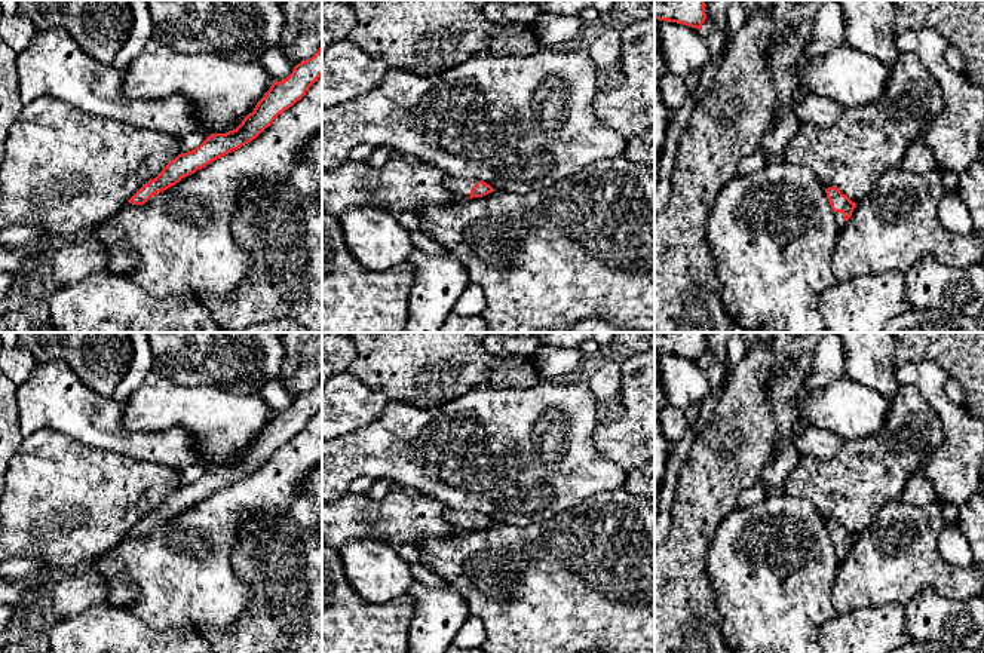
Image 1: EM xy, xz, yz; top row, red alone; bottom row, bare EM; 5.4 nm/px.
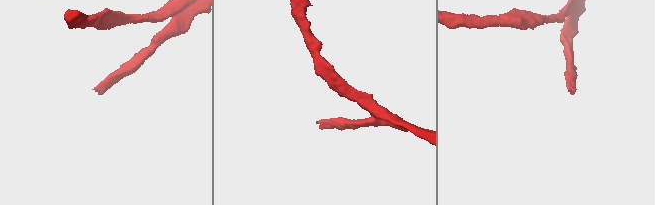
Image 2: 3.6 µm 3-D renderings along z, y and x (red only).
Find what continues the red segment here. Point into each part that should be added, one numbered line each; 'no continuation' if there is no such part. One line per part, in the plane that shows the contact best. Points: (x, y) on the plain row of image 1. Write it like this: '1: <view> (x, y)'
1: xz (459, 521)

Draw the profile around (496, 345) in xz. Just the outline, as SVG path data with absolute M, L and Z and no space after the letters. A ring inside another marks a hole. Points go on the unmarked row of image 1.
M487 332L482 338L484 349L494 356L531 356L542 344L536 335L503 337Z

